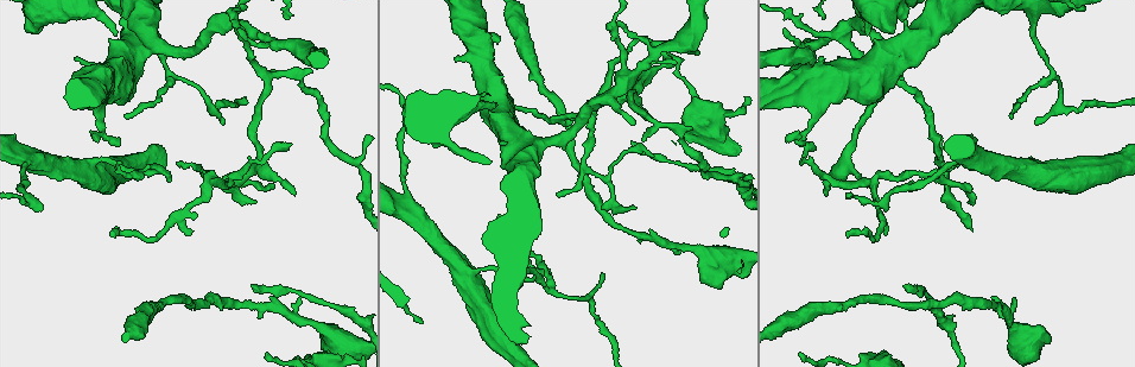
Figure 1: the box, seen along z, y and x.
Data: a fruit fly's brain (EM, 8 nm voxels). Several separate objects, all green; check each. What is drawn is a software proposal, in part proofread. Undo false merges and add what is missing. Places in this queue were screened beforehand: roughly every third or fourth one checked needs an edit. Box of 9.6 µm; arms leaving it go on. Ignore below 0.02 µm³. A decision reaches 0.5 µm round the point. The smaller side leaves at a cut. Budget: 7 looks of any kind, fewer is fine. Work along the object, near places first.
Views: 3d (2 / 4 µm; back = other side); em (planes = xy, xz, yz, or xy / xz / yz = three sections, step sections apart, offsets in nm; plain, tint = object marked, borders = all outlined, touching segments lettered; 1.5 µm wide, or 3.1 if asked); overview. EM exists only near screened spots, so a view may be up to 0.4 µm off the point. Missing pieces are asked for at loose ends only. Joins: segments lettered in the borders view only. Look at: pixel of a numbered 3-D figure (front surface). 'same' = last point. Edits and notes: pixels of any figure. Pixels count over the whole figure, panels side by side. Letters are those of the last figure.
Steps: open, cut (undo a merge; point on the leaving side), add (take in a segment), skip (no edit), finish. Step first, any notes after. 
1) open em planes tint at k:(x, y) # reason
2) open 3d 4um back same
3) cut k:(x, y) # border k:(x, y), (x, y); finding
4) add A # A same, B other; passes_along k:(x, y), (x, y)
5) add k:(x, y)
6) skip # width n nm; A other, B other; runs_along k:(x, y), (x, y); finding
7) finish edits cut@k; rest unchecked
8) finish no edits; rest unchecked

open 3d 2um at 1:(1036, 125) # tapers out

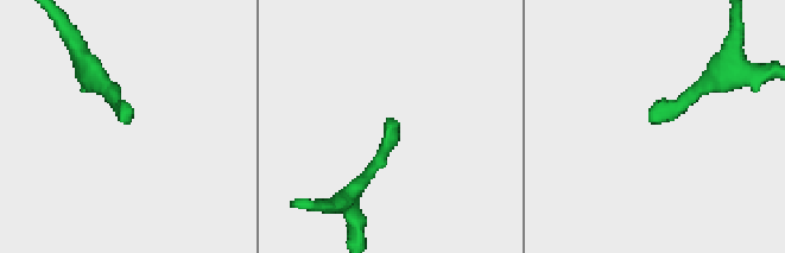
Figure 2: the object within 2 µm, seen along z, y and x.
open em planes borders at 2:(124, 122) # now the EM

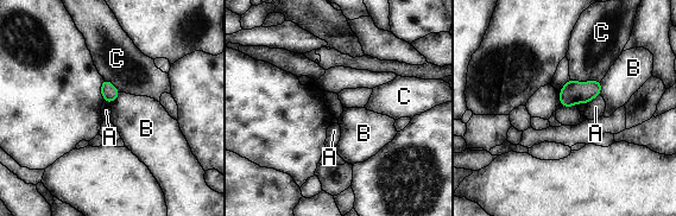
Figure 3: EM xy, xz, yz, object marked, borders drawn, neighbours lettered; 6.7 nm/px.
skip # A other, B other, C other; border 3:(601, 81), (601, 91), (599, 94); none of them fits

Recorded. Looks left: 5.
open em planes tint at 1:(533, 277) # abrupt turn

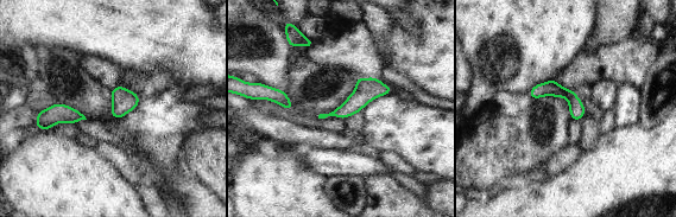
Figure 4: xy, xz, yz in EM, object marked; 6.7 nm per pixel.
open em planes borders same # see the neighbours

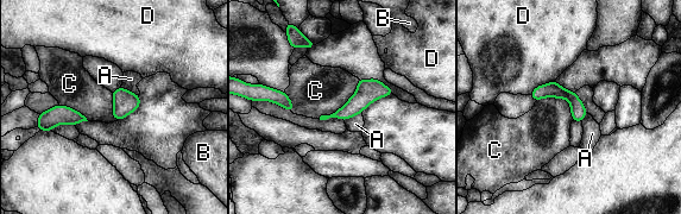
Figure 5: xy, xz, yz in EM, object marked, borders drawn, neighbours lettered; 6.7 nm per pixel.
skip # width 110 nm; A other, B other, C other, D other; border 5:(358, 79), (355, 92), (319, 118); one neuron here

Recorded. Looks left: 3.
open 3d 4um at 1:(902, 76) # branch stops here

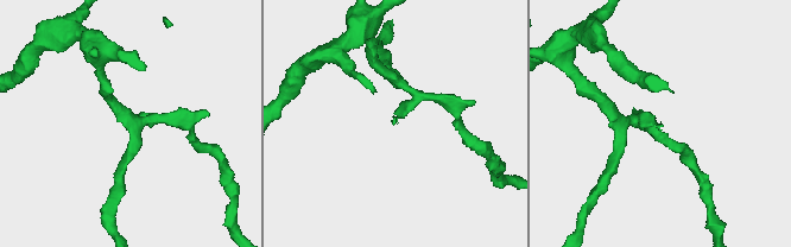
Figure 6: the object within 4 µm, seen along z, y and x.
open em xy step 8 borders at 6:(394, 123)

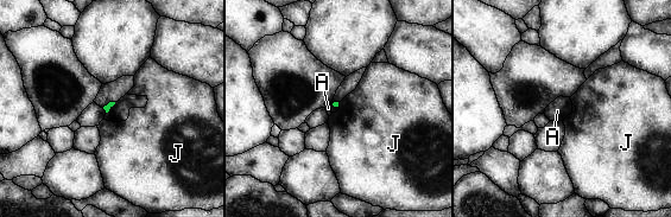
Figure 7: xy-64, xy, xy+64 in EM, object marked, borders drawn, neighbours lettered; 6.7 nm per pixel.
open em yz step 8 borders same # cut it another way

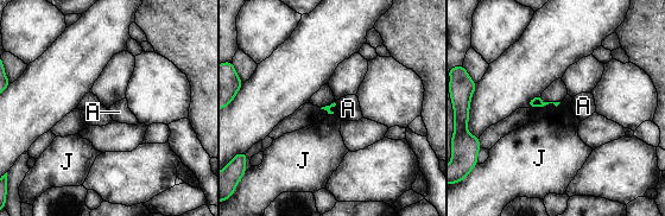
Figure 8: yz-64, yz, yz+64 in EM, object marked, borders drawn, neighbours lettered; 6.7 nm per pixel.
skip # A other, J other; border 8:(561, 102), (556, 107); none of them fits

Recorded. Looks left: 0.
finish no edits; rest unchecked

